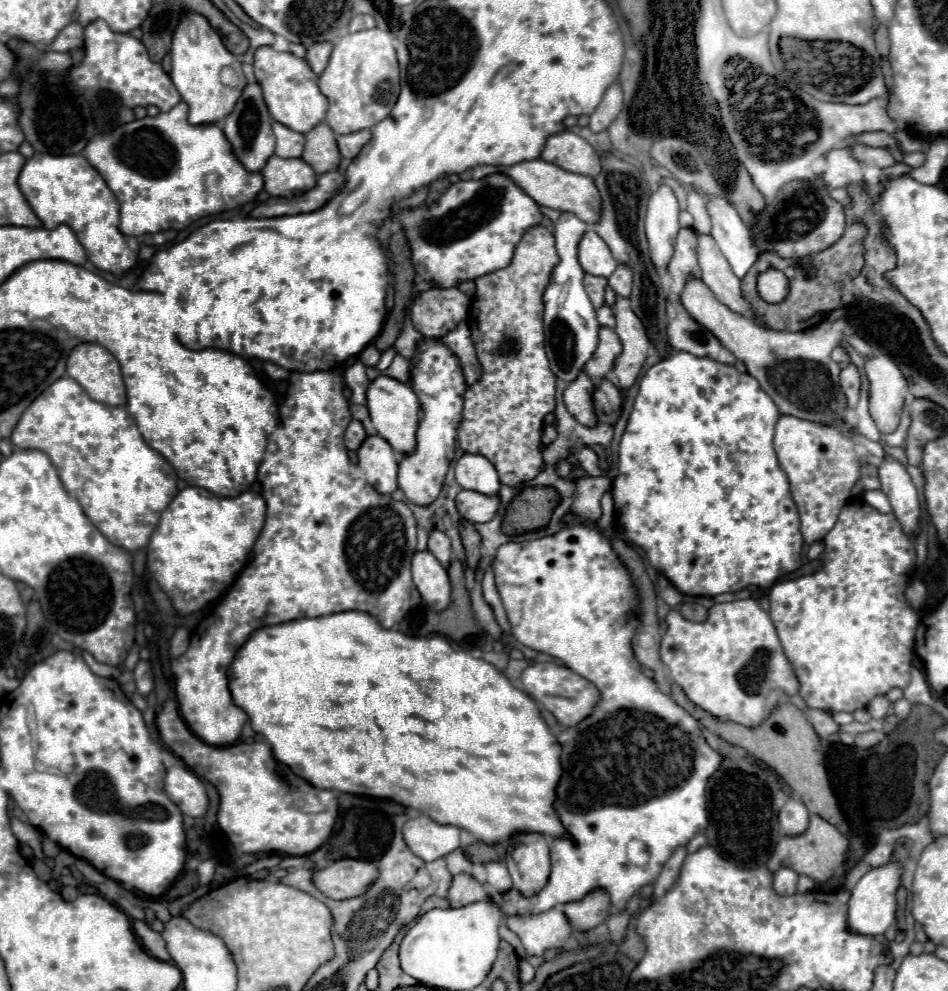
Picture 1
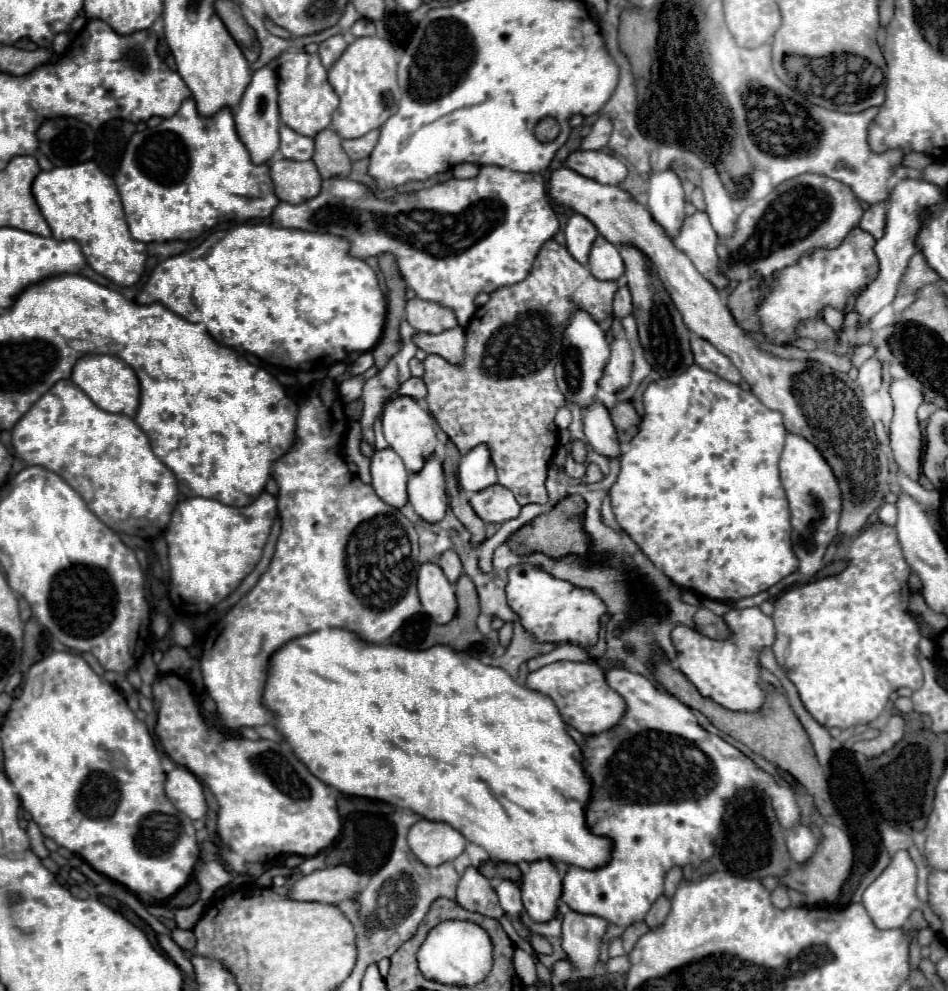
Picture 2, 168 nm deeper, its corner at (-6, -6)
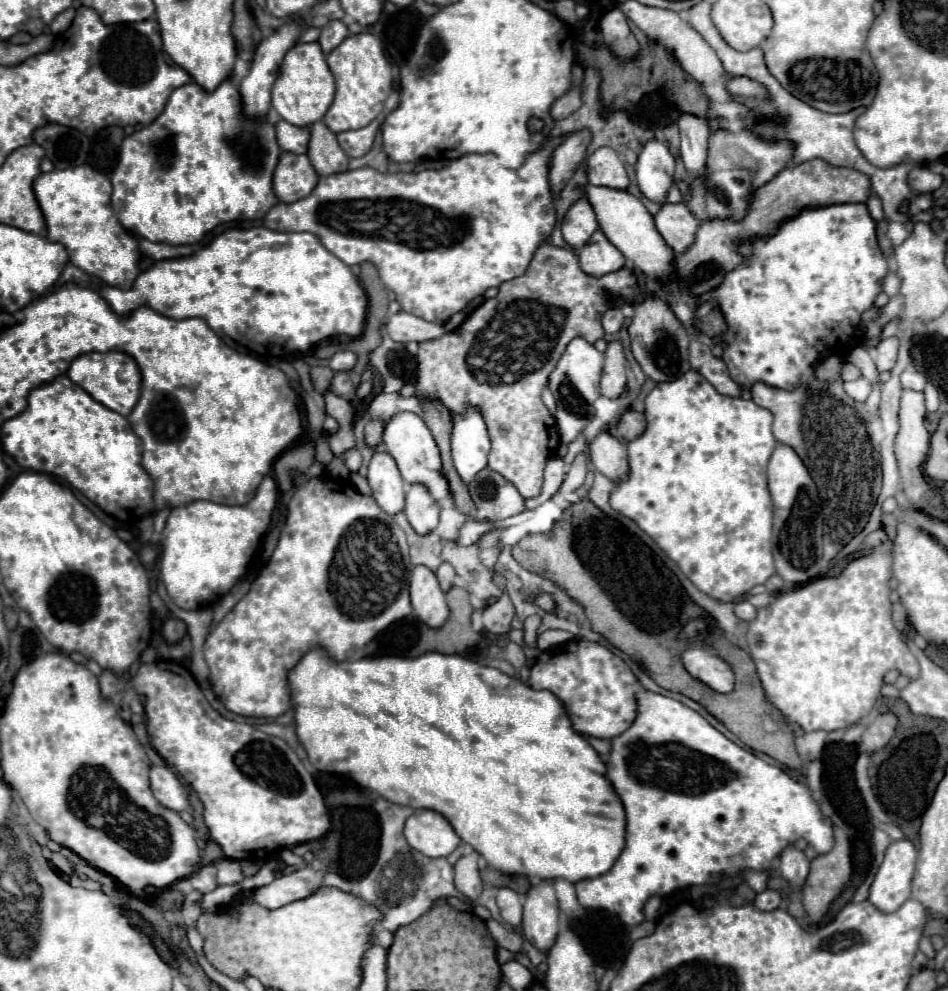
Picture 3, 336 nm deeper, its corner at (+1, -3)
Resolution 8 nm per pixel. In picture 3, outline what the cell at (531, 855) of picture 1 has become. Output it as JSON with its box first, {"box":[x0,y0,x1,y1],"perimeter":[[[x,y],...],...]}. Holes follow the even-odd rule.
{"box":[523,882,559,952],"perimeter":[[[541,882],[527,892],[523,934],[541,952],[547,952],[555,944],[559,934],[559,908],[553,882]]]}

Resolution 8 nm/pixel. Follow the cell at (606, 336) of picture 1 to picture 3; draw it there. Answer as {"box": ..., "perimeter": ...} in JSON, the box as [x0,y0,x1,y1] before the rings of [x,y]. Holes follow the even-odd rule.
{"box":[601,342,627,398],"perimeter":[[[609,342],[605,350],[605,366],[601,376],[601,394],[619,398],[627,386],[627,360],[621,342]]]}

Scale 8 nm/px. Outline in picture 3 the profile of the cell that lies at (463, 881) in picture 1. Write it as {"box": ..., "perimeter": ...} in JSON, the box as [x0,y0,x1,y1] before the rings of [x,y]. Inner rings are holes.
{"box":[455,852,483,898],"perimeter":[[[471,852],[469,856],[461,856],[455,864],[455,886],[467,898],[477,898],[483,890],[483,882],[479,878],[479,868],[477,868],[477,858],[479,854]]]}

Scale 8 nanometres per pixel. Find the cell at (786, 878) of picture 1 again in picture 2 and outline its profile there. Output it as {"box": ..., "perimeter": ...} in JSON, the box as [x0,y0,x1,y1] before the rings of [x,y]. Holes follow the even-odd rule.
{"box":[772,885,790,909],"perimeter":[[[778,885],[778,887],[772,891],[772,903],[774,903],[776,907],[780,907],[780,909],[786,909],[786,907],[790,907],[788,889],[786,889],[786,887],[782,887],[782,885]]]}

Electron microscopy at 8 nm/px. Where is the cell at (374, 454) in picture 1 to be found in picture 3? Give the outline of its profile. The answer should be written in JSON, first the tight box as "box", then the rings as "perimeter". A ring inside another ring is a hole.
{"box":[367,452,405,514],"perimeter":[[[375,452],[369,462],[367,482],[373,498],[387,514],[399,514],[405,508],[405,484],[395,460],[387,452]]]}

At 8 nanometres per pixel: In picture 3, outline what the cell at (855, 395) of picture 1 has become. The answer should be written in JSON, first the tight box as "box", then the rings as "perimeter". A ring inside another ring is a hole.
{"box":[869,336,899,372],"perimeter":[[[891,336],[891,338],[885,338],[879,342],[877,348],[869,350],[871,352],[871,358],[875,360],[879,372],[885,372],[885,370],[891,370],[895,366],[895,360],[897,360],[897,350],[899,350],[899,338],[897,336]]]}

